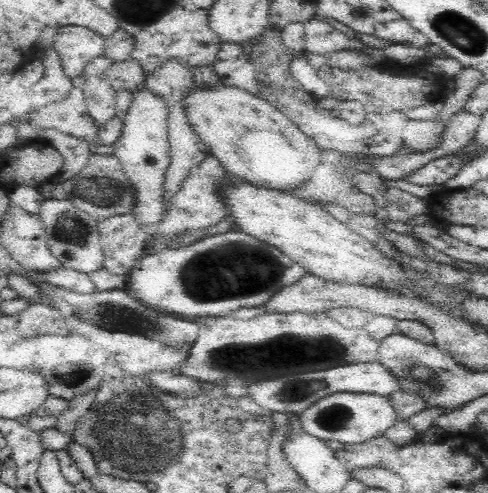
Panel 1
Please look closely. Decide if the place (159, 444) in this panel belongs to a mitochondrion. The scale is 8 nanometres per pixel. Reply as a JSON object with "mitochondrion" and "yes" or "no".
{"mitochondrion":"yes"}

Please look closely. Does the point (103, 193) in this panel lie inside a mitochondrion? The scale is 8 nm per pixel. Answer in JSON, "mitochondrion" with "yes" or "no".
{"mitochondrion":"yes"}

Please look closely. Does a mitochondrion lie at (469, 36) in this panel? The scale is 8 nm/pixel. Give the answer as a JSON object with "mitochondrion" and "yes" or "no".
{"mitochondrion":"yes"}

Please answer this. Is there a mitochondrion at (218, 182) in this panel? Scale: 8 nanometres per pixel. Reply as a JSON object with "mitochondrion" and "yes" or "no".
{"mitochondrion":"no"}

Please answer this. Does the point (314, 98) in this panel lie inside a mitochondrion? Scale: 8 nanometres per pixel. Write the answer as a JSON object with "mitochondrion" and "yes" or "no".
{"mitochondrion":"no"}

